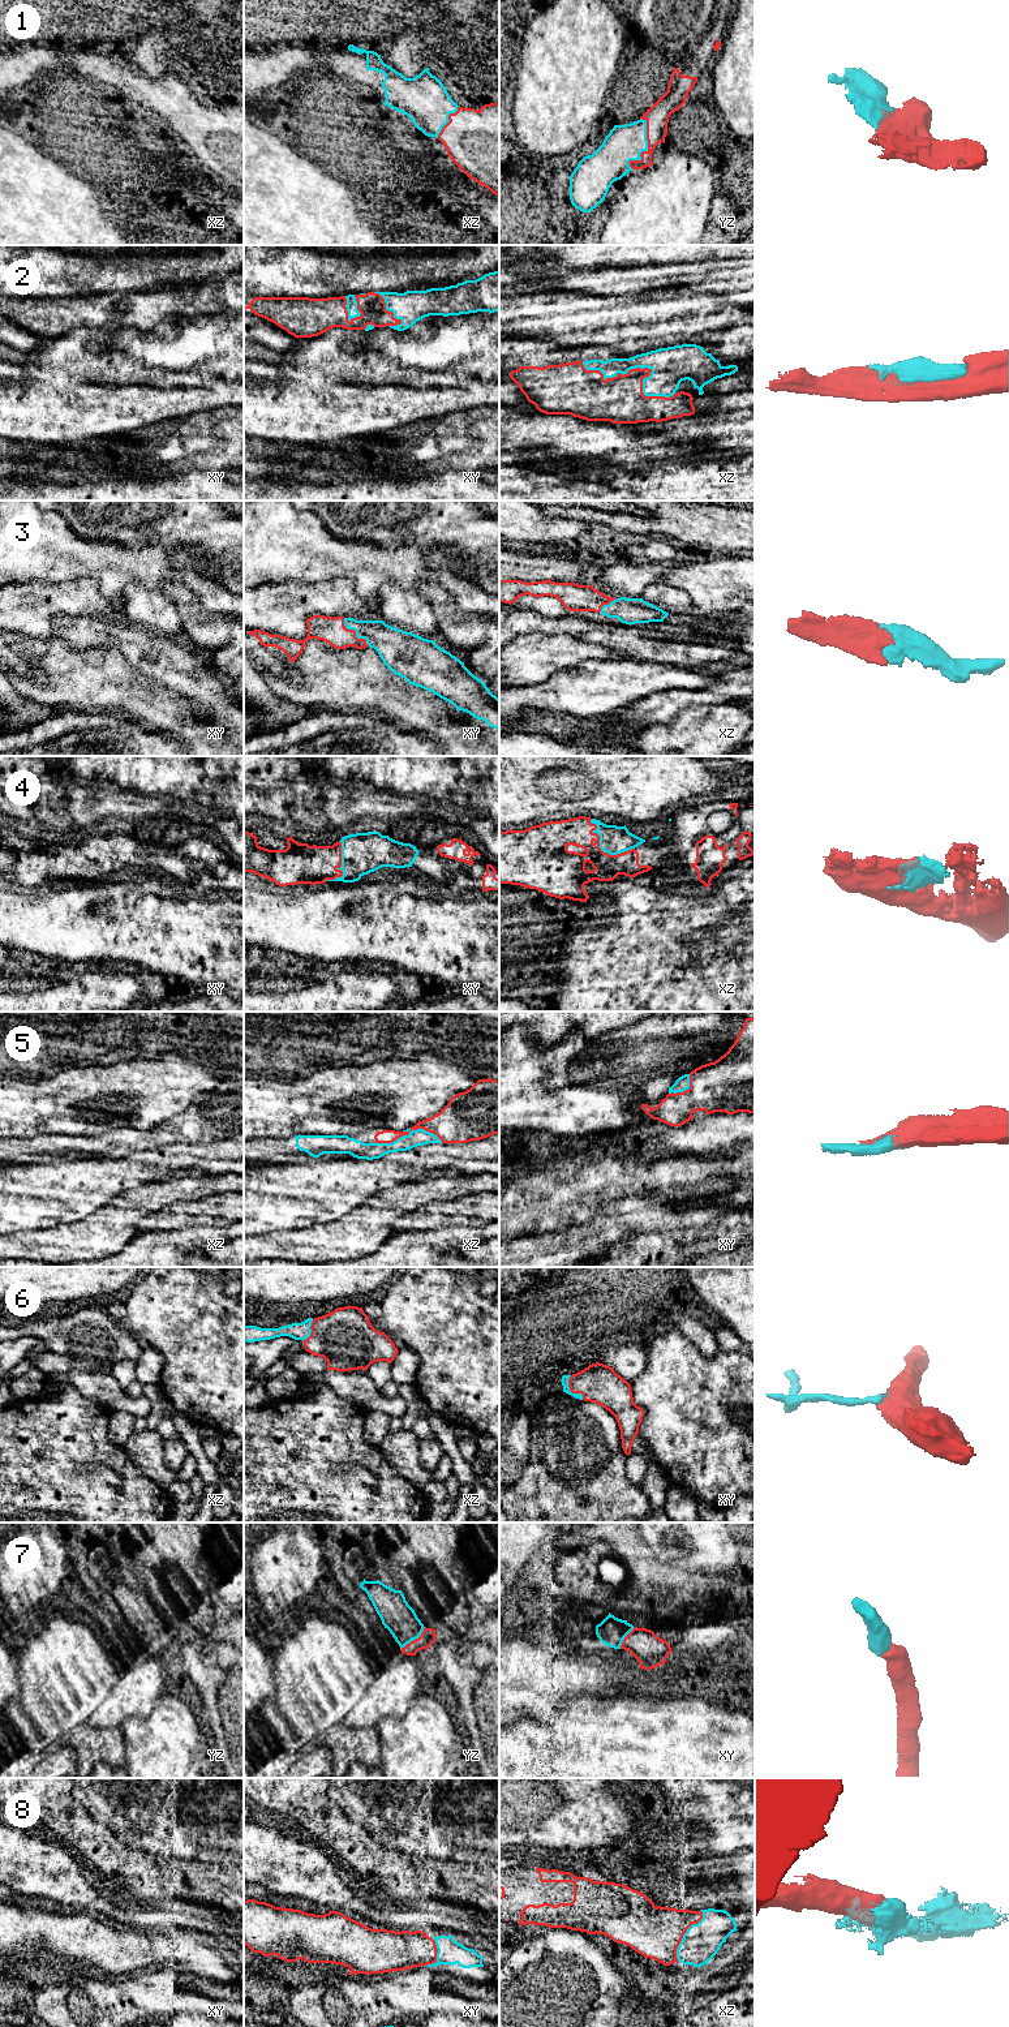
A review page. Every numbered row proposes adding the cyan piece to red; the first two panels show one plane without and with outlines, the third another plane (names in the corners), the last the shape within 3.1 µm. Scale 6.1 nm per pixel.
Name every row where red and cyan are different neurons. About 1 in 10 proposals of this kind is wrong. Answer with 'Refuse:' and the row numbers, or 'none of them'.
Refuse: none of them

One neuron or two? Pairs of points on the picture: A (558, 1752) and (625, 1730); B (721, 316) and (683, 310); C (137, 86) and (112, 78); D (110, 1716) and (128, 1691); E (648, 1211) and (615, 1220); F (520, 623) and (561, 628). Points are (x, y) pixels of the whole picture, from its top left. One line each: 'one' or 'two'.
A: one
B: one
C: one
D: one
E: one
F: one

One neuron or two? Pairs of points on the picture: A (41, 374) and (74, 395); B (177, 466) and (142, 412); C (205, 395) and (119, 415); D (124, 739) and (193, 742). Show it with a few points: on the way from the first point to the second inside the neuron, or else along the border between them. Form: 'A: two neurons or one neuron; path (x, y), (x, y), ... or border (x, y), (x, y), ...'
A: two neurons; border (31, 379), (55, 386), (80, 382), (91, 385)
B: two neurons; border (180, 417), (120, 432)
C: one neuron; path (184, 402), (140, 406)
D: two neurons; border (154, 728), (167, 731), (183, 742)

